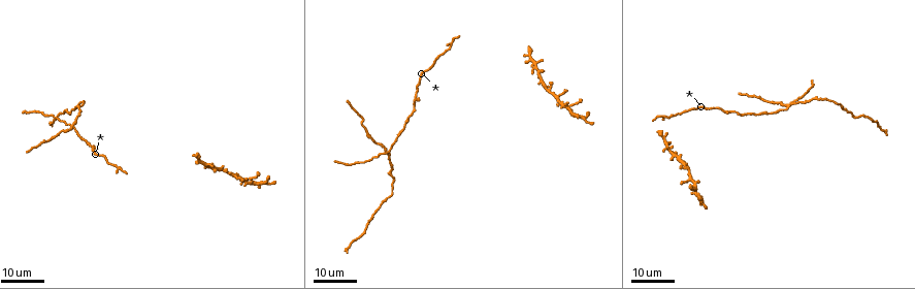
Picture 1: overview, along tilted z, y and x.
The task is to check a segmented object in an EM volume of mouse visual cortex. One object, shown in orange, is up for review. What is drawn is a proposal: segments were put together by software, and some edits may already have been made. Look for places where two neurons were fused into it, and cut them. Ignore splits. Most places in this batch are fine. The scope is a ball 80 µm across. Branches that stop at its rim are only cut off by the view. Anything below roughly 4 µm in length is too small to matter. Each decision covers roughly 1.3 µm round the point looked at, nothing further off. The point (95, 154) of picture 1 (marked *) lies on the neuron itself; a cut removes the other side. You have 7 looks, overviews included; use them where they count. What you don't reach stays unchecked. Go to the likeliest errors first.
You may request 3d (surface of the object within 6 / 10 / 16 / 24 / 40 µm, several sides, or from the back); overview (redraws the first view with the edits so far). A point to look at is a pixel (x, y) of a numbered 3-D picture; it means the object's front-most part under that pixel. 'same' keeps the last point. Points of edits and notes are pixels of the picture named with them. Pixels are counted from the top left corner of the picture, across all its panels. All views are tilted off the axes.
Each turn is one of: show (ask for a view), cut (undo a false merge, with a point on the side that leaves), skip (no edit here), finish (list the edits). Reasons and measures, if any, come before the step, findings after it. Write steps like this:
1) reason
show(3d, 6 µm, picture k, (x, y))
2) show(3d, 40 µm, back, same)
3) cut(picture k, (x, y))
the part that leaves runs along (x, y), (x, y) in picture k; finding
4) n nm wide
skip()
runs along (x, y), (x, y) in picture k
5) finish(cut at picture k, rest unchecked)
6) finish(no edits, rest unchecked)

four arms meet
show(3d, 24 µm, picture 1, (384, 153))

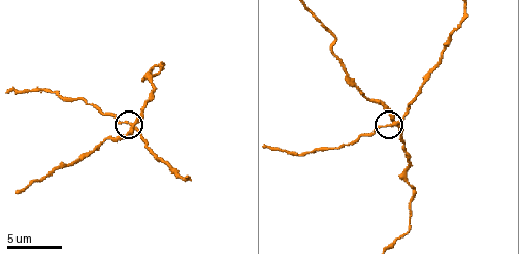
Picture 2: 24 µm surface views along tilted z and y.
closer look
show(3d, 10 µm, picture 2, (393, 123))

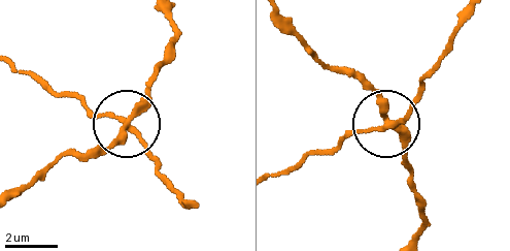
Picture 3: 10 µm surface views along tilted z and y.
4 arms
skip()
all the same neuron

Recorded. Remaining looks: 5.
four or more arms meet
show(3d, 16 µm, picture 1, (567, 105))

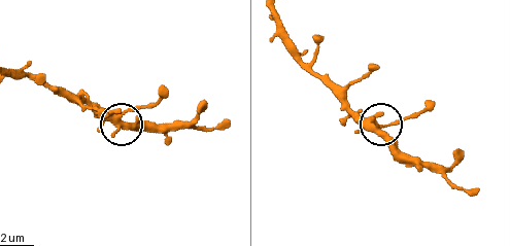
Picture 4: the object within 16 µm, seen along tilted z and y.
show(3d, 10 µm, picture 4, (118, 119))

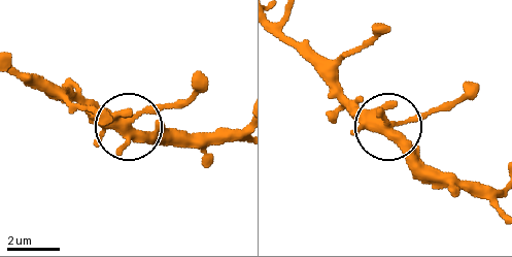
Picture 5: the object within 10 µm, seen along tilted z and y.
show(3d, 10 µm, back, picture 5, (388, 129))

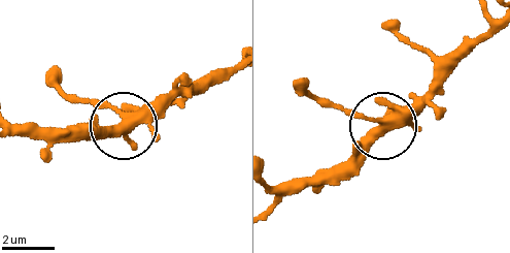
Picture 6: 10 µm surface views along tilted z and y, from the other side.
350 nm wide
skip()
continuous, no second neuron

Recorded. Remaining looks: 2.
sudden change in width
show(3d, 6 µm, picture 2, (158, 159))

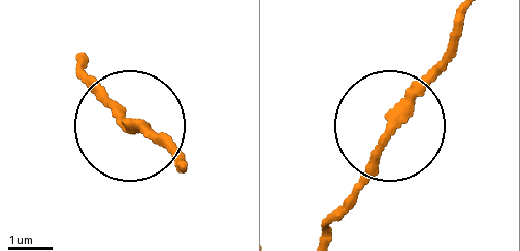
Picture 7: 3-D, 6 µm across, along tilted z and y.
show(3d, 6 µm, back, picture 7, (134, 128))

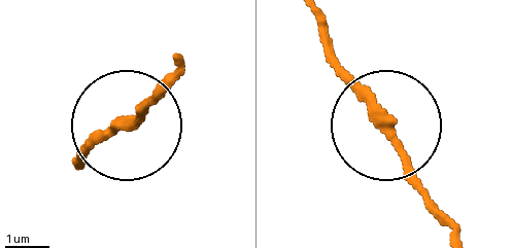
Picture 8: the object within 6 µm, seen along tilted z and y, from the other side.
skip()
runs along (313, 12), (330, 65), (377, 115), (406, 182), (442, 217) in picture 8; continuous, no second neuron

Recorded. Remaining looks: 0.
finish(no edits, rest unchecked)

